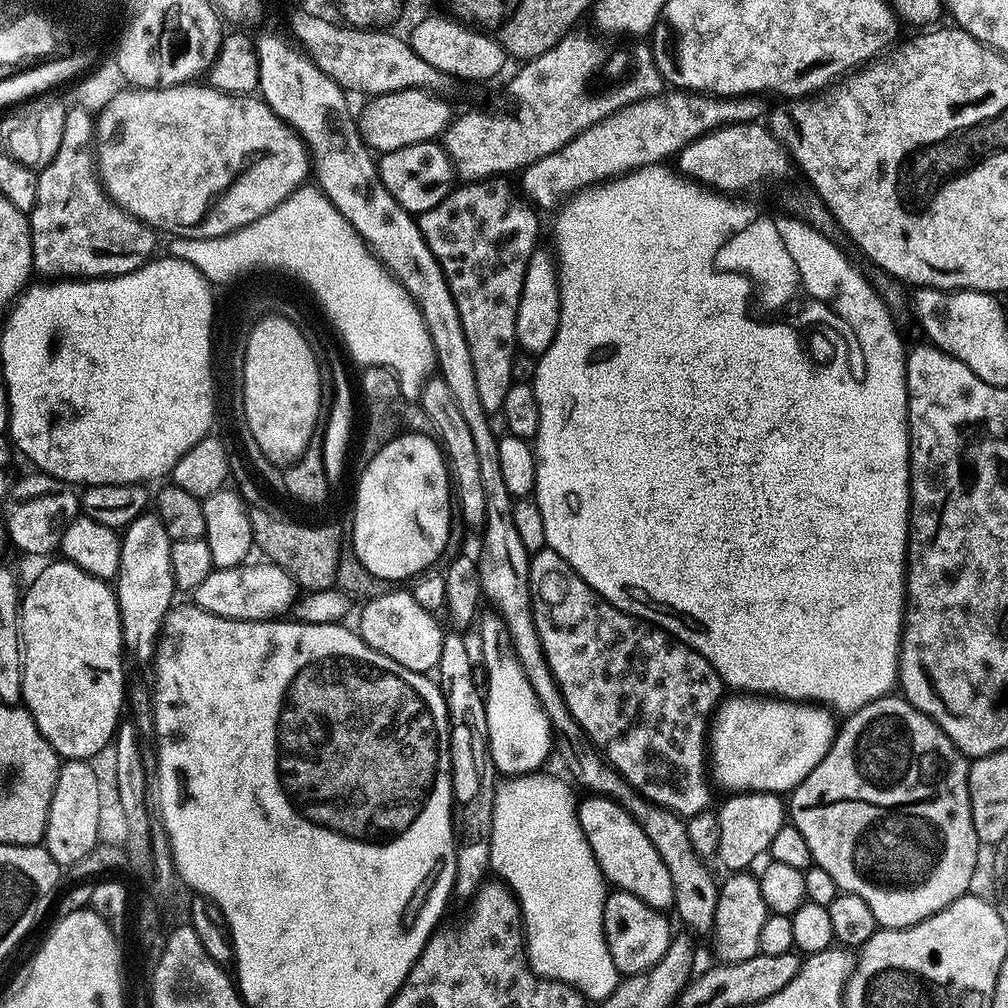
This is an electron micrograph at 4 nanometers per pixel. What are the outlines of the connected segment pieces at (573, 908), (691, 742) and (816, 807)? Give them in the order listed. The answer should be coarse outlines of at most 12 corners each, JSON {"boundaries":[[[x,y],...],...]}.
{"boundaries":[[[501,779],[491,871],[516,894],[533,972],[616,989],[606,881],[578,796]],[[558,553],[528,562],[564,701],[681,818],[709,805],[720,676]],[[900,694],[790,793],[881,929],[965,895],[963,752]]]}

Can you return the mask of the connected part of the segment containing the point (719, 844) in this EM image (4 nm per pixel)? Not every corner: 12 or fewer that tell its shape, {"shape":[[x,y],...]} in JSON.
{"shape":[[775,792],[718,808],[714,856],[735,874],[767,853],[786,823]]}

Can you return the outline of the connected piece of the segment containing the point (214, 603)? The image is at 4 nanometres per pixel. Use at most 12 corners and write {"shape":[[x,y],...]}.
{"shape":[[271,562],[216,568],[194,603],[231,620],[274,620],[298,599]]}

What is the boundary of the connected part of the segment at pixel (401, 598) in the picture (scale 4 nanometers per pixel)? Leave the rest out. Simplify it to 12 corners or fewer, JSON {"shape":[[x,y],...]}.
{"shape":[[411,591],[361,610],[358,635],[398,666],[428,674],[446,635]]}

